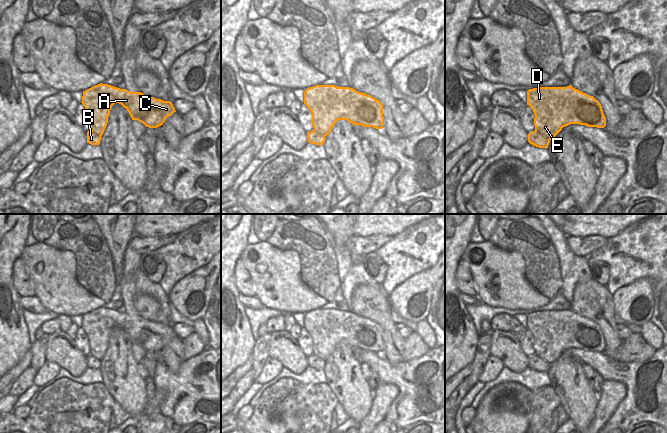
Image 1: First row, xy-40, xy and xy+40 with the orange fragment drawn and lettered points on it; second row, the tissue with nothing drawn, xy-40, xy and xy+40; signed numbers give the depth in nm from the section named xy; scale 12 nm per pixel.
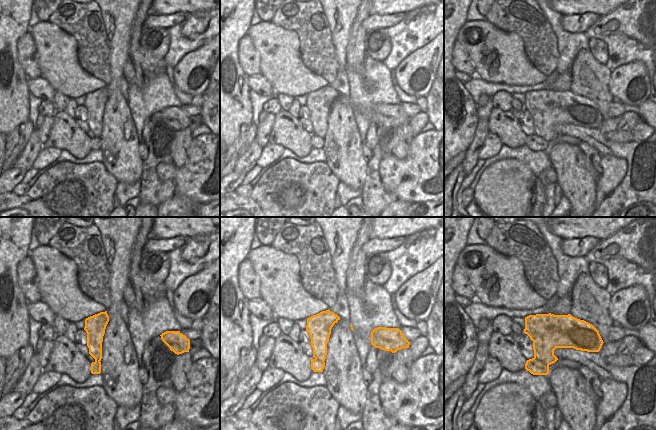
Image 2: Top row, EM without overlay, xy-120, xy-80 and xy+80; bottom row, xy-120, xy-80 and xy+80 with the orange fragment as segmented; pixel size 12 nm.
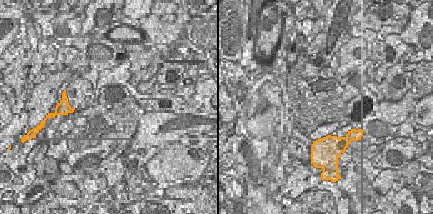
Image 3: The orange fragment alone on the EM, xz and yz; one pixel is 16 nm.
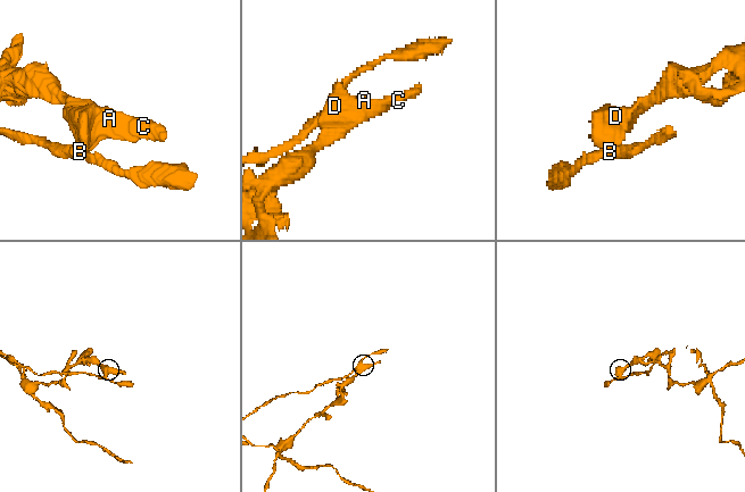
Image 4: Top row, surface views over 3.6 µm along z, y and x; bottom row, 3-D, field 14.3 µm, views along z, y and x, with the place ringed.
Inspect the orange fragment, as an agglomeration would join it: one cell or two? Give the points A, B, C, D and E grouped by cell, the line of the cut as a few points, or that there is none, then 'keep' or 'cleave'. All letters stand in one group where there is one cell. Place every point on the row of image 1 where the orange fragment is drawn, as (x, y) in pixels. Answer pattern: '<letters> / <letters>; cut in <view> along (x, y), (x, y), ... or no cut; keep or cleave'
A C D E / B; cut in xy+40 along (535, 129), (550, 139); cleave

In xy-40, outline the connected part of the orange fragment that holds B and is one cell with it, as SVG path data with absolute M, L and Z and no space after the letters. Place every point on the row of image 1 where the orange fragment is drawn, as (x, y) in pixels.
M87 132L87 143L91 145L99 145L102 137L97 135L95 132Z

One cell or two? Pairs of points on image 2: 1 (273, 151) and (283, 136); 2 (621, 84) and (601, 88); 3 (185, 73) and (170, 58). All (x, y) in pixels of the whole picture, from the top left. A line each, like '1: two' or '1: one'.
1: two
2: two
3: two

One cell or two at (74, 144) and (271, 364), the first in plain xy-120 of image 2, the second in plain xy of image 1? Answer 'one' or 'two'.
two

